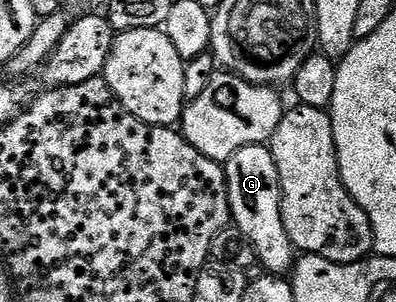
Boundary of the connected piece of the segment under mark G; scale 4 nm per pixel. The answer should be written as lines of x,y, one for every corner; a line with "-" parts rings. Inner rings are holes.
266,144
241,147
241,151
237,151
227,160
225,168
234,228
240,229
245,239
253,243
259,256
259,265
268,274
290,274
297,260
297,250
285,231
281,215
283,196
279,194
277,163
273,163
270,148

